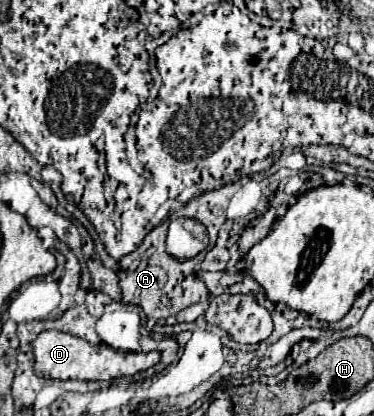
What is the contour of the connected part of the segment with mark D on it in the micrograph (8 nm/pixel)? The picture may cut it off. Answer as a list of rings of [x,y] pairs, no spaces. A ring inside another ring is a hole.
[[[45,330],[33,340],[35,374],[57,380],[114,380],[121,376],[133,376],[159,362],[159,352],[119,352],[107,344],[93,346],[83,338],[77,338],[59,330]]]

